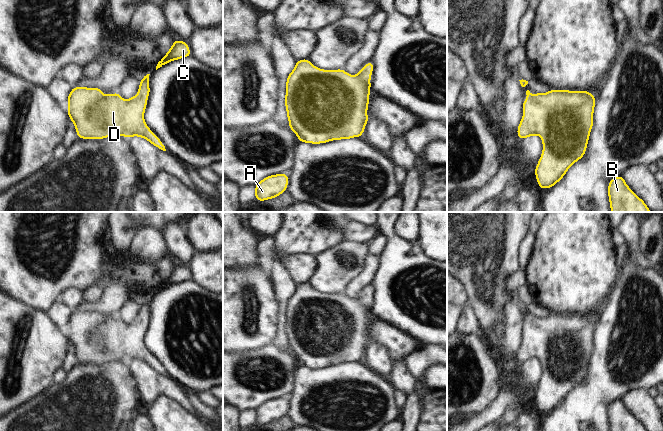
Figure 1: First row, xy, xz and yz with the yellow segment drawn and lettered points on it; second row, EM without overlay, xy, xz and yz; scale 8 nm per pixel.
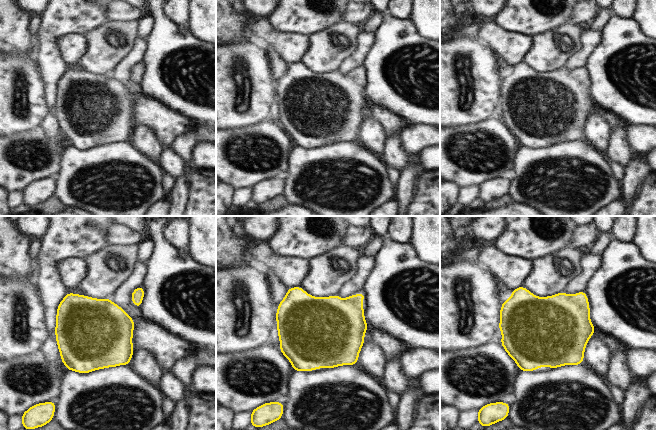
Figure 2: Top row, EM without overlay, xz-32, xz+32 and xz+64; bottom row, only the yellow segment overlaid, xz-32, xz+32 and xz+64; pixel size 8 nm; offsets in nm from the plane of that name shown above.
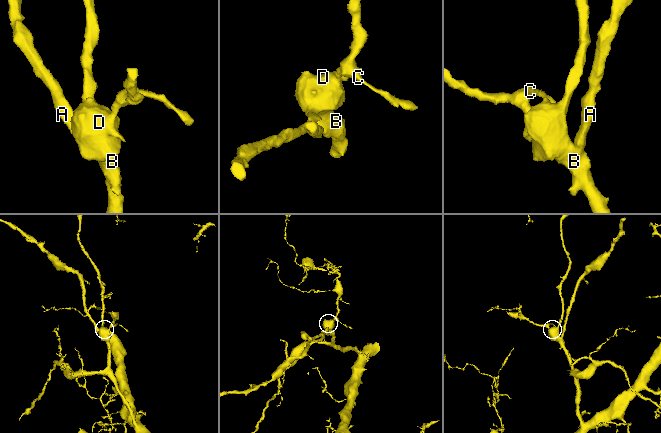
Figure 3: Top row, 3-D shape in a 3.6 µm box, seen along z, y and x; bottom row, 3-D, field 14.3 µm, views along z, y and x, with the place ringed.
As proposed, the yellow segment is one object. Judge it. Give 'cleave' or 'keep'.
keep

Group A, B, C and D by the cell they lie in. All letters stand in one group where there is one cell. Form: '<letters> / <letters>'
A B C D

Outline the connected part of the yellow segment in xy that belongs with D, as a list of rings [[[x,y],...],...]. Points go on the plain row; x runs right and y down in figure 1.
[[[149,299],[140,304],[138,318],[124,324],[118,316],[102,319],[100,312],[73,311],[68,323],[68,341],[73,345],[78,362],[104,363],[113,359],[126,362],[139,360],[166,375],[161,364],[144,345],[150,317]]]

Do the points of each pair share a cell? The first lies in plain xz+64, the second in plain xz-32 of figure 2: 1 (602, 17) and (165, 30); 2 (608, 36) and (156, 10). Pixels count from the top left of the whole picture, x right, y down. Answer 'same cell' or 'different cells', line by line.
1: different cells
2: same cell

